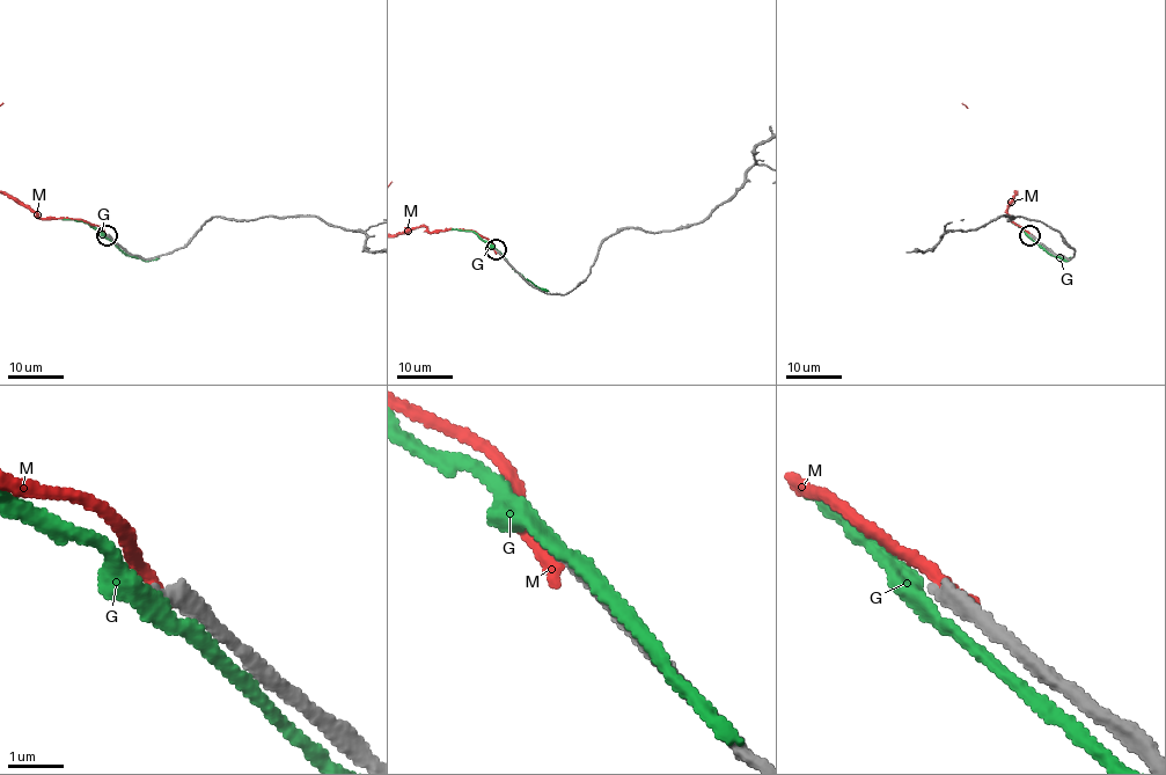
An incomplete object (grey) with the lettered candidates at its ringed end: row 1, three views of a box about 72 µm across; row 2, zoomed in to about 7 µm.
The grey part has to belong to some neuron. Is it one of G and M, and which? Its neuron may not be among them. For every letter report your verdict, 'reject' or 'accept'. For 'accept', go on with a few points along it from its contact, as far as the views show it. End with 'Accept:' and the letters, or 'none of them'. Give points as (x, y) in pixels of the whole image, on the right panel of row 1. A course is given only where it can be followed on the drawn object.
G: reject
M: reject
Accept: none of them

